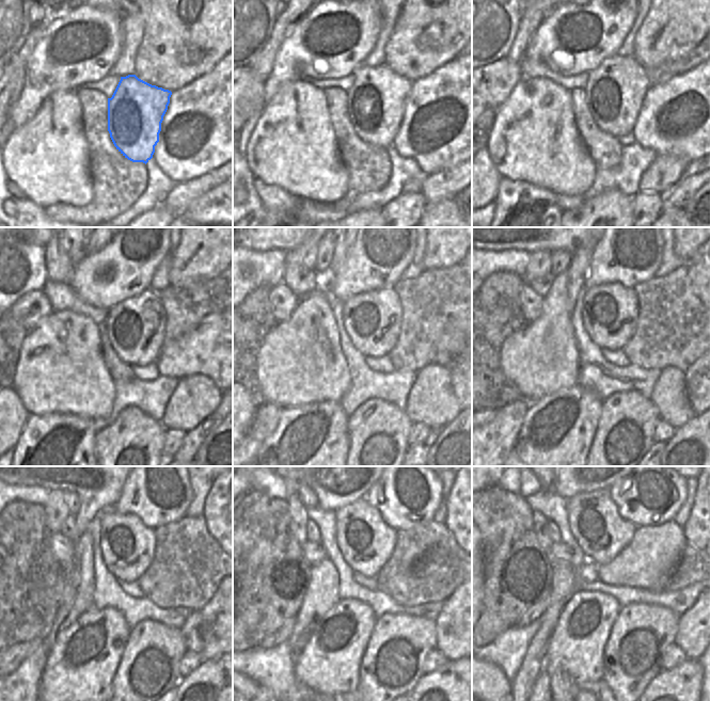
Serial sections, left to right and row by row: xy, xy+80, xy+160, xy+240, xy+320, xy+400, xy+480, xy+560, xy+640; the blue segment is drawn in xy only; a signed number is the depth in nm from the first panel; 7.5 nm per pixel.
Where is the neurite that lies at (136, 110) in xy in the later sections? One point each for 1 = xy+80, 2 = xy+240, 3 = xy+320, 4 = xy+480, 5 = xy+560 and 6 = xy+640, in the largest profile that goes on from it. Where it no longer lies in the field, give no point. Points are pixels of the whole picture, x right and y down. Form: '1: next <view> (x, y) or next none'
1: next xy+80 (376, 100)
2: next xy+240 (136, 327)
3: next xy+320 (372, 319)
4: next xy+480 (127, 544)
5: next xy+560 (366, 542)
6: next xy+640 (600, 531)

